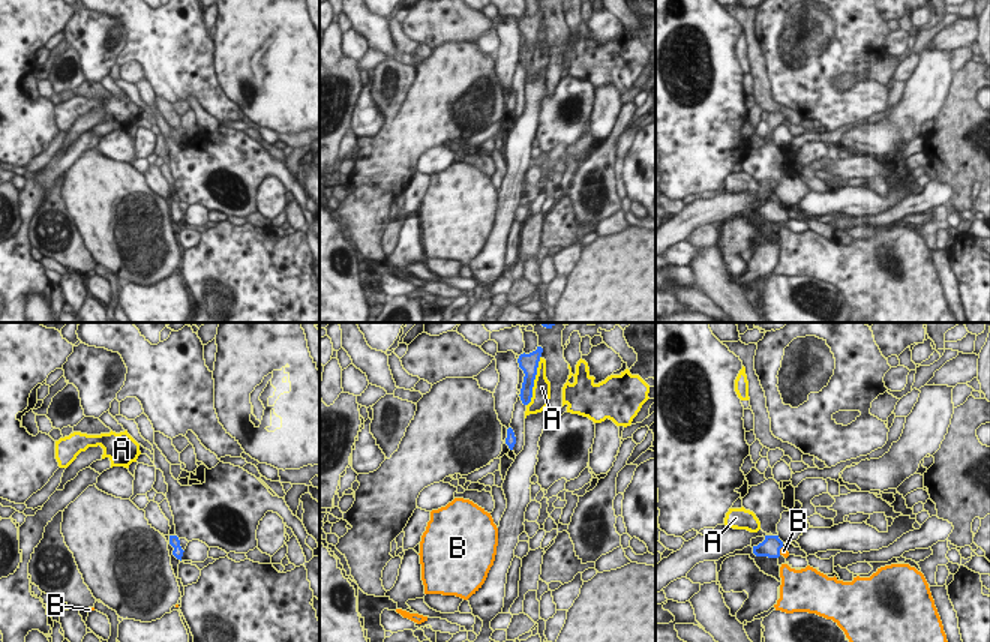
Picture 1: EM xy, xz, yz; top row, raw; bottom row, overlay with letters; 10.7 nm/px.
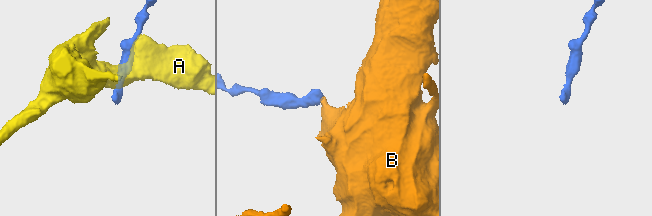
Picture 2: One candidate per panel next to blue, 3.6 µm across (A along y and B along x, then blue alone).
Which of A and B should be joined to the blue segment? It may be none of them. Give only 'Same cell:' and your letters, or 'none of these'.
Same cell: B

